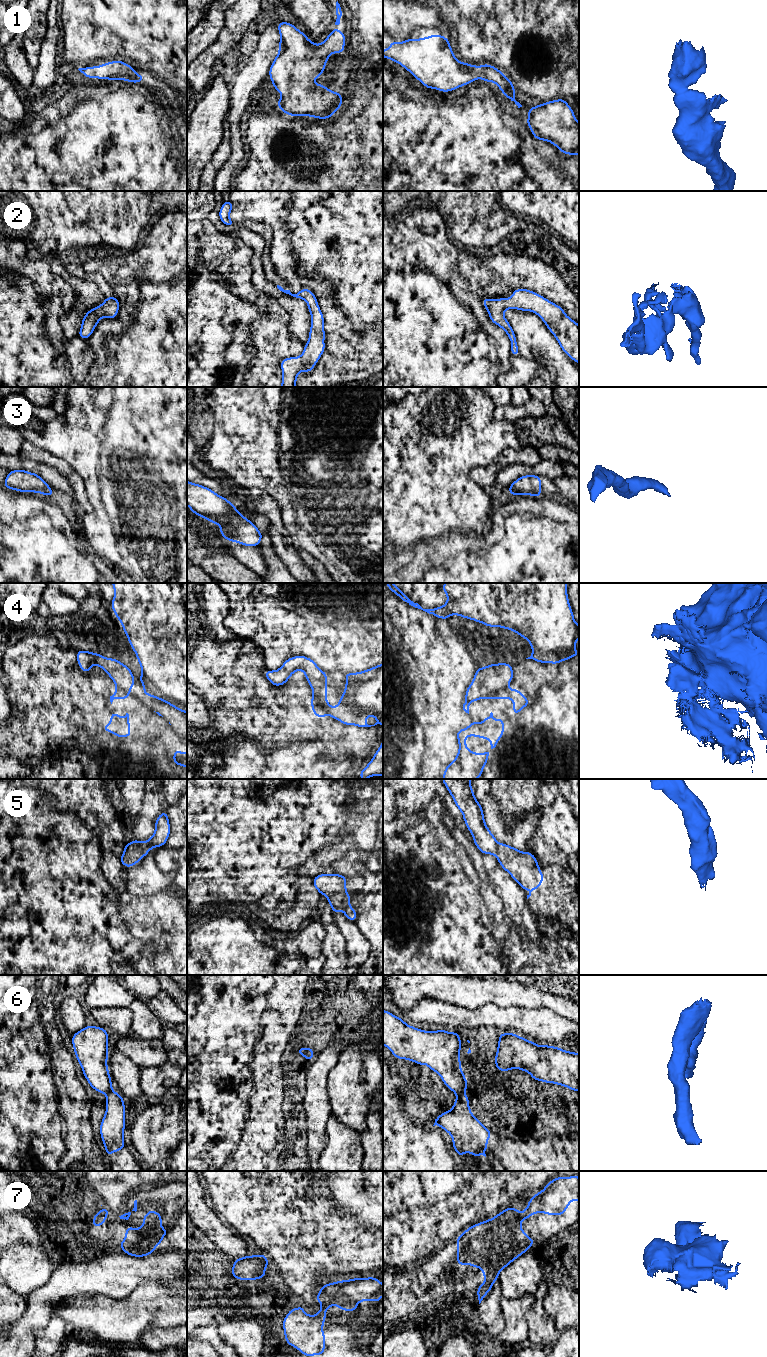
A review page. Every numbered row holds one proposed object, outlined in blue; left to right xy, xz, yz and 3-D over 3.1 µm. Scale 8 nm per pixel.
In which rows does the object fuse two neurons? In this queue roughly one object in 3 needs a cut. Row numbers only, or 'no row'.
4, 6

